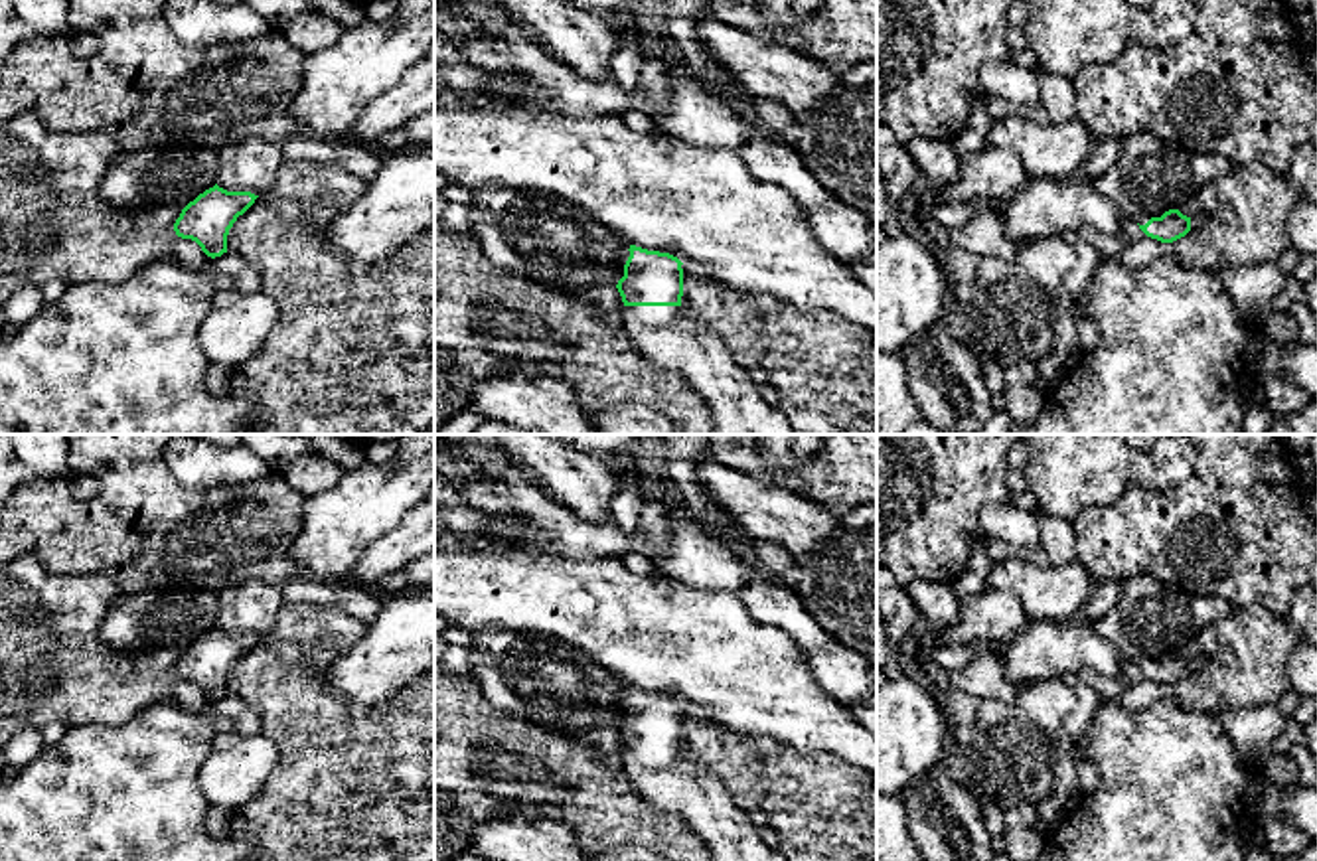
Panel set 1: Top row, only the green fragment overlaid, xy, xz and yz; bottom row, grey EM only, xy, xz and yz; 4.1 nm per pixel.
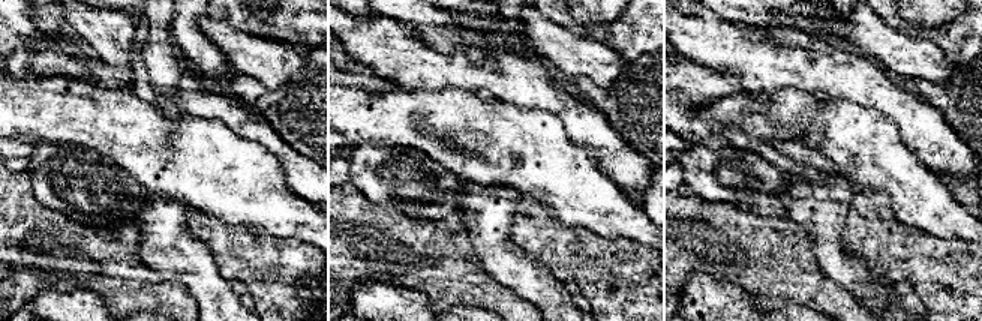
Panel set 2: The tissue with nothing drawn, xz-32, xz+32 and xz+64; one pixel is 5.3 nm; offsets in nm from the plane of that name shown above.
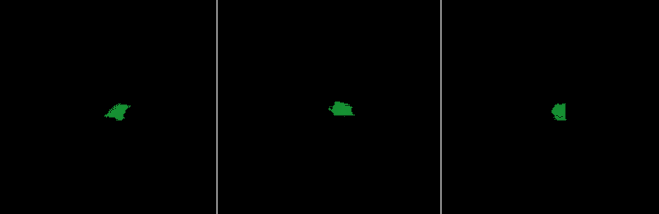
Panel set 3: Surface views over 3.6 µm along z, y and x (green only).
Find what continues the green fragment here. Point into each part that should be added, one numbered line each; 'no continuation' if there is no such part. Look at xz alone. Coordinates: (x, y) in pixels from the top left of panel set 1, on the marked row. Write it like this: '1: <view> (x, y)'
1: xz (666, 334)

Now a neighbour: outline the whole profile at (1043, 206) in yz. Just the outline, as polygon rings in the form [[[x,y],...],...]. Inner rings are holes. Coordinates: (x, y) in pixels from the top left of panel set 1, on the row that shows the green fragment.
[[[1078,174],[1064,180],[1031,178],[1009,199],[1001,221],[1005,235],[1023,245],[1082,227],[1114,235],[1125,219],[1110,197],[1096,192],[1092,182]]]

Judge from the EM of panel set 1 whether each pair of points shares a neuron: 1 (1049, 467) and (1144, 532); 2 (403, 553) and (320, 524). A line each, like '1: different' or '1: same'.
1: different
2: different

